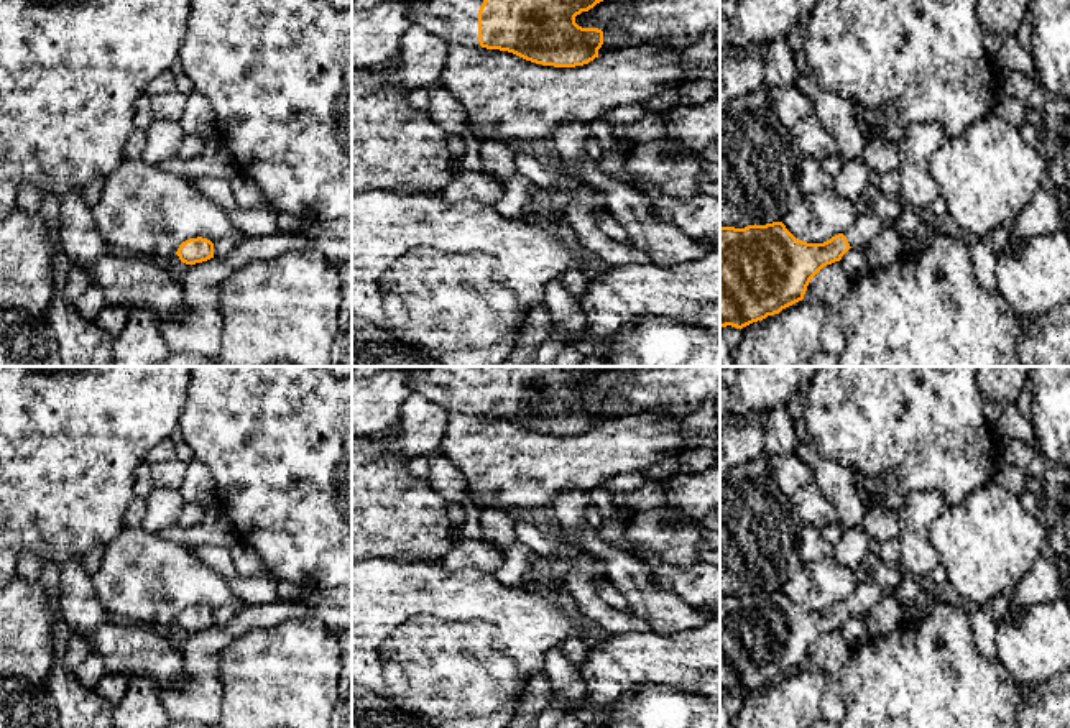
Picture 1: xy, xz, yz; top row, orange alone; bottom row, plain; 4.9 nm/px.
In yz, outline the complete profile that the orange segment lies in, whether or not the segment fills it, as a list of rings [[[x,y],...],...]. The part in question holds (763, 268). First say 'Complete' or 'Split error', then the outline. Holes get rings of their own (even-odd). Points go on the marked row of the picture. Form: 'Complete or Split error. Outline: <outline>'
Split error. Outline: [[[876,214],[858,215],[855,225],[823,243],[797,240],[782,222],[720,227],[720,329],[743,329],[804,299],[810,279],[827,265],[840,261],[850,250],[865,250],[891,222]]]

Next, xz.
Split error. Outline: [[[352,0],[352,12],[371,8],[383,2],[403,2],[411,25],[419,25],[447,44],[487,48],[513,53],[526,61],[575,67],[598,58],[603,31],[582,28],[575,16],[603,0]]]

